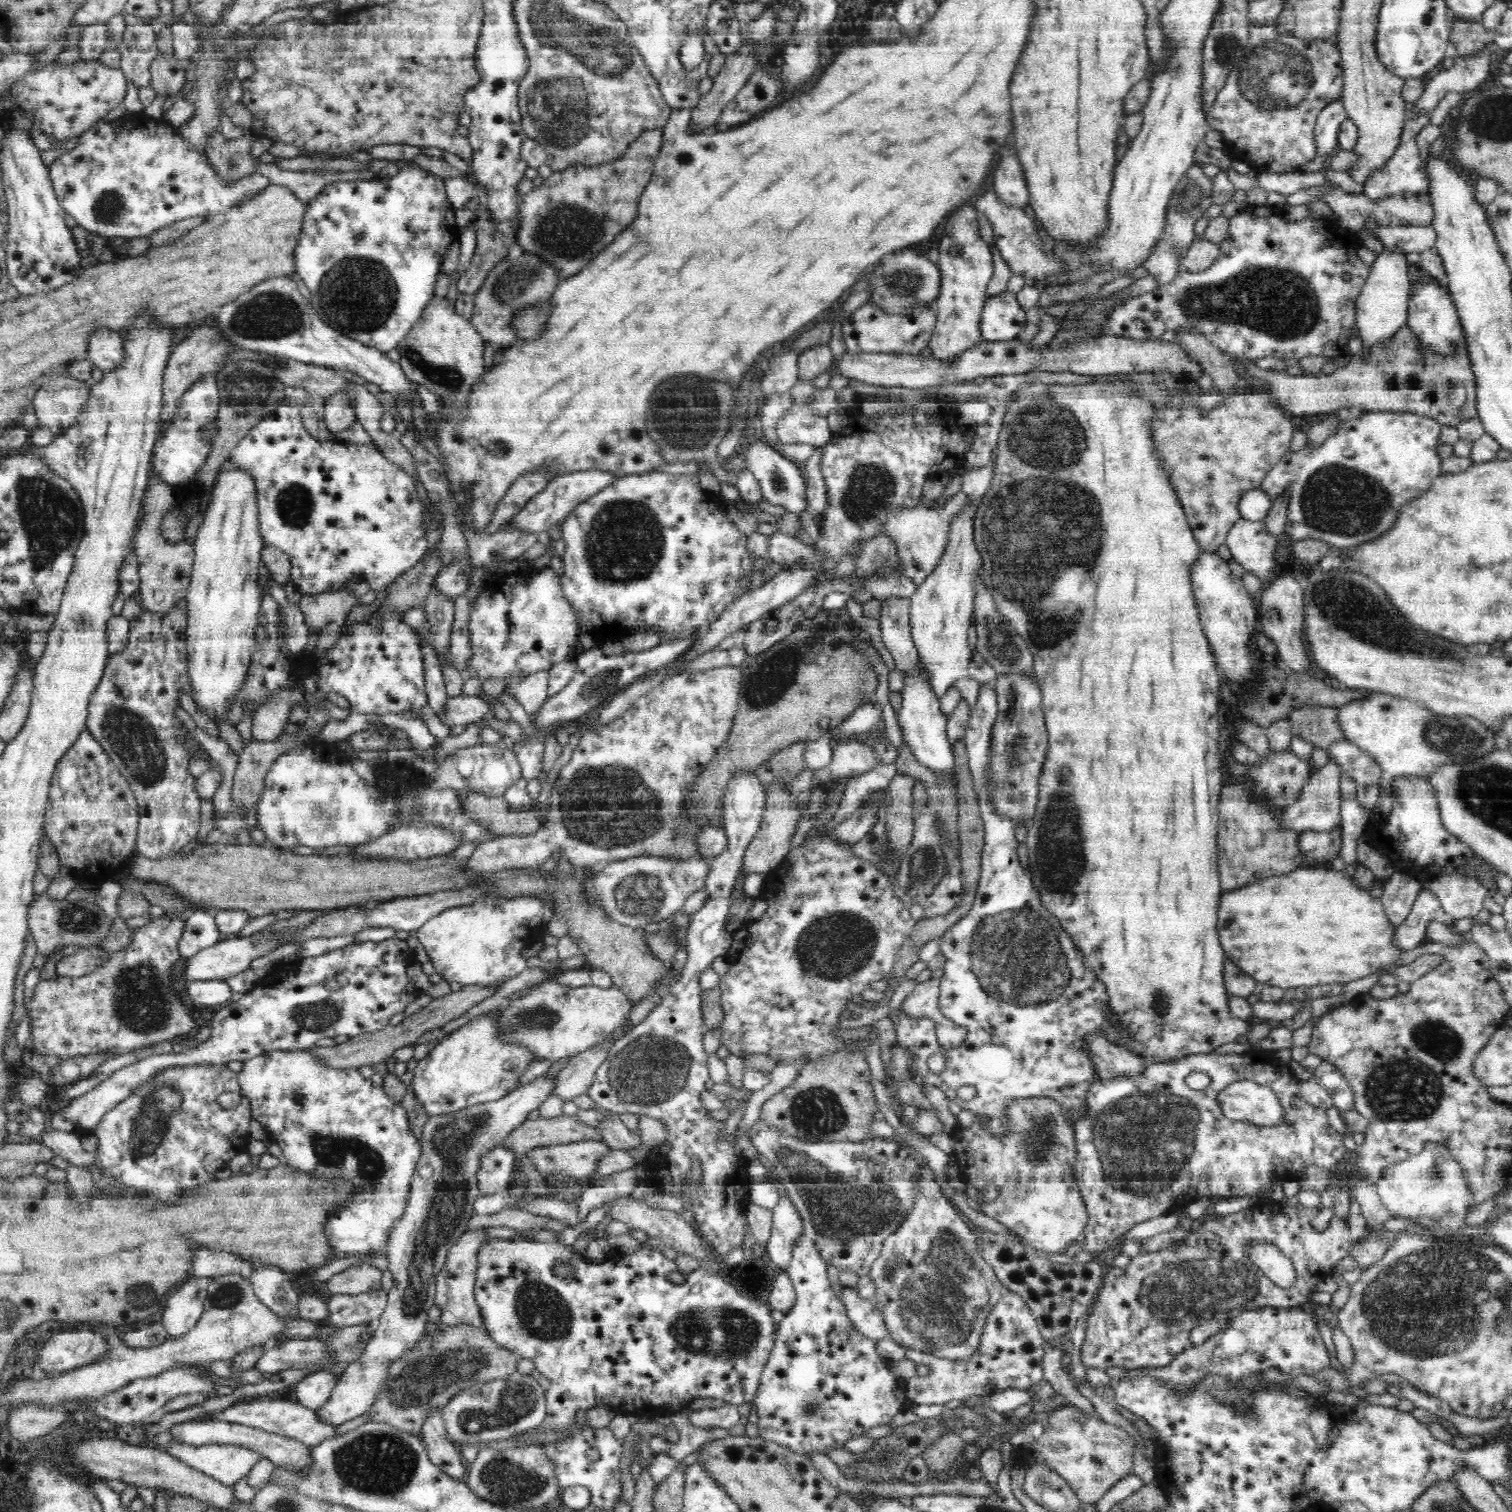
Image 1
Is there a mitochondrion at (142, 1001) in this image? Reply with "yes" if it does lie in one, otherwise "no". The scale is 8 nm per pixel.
yes

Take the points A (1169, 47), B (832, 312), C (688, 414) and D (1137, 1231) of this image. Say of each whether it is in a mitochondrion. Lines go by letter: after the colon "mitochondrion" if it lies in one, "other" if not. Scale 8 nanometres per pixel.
A: other
B: other
C: mitochondrion
D: other

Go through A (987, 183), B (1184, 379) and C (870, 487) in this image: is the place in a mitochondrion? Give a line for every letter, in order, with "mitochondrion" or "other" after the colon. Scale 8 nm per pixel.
A: other
B: other
C: mitochondrion

